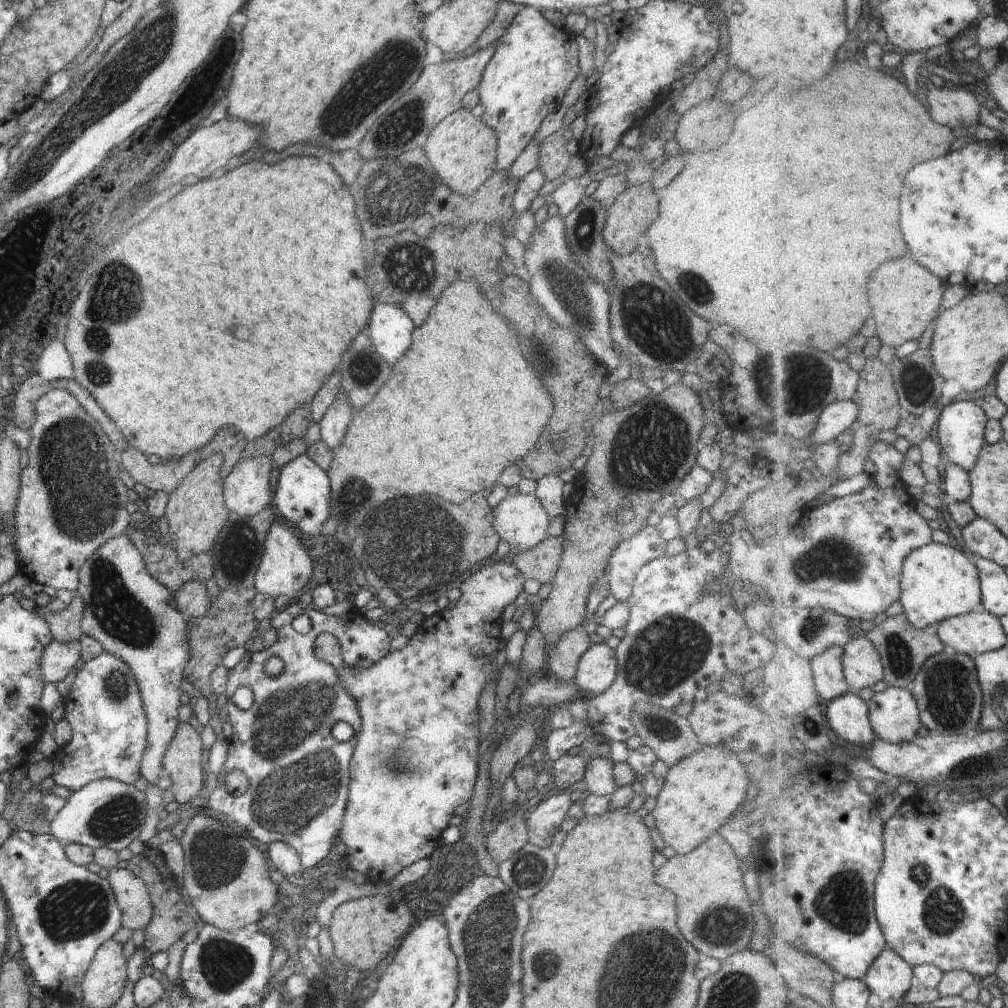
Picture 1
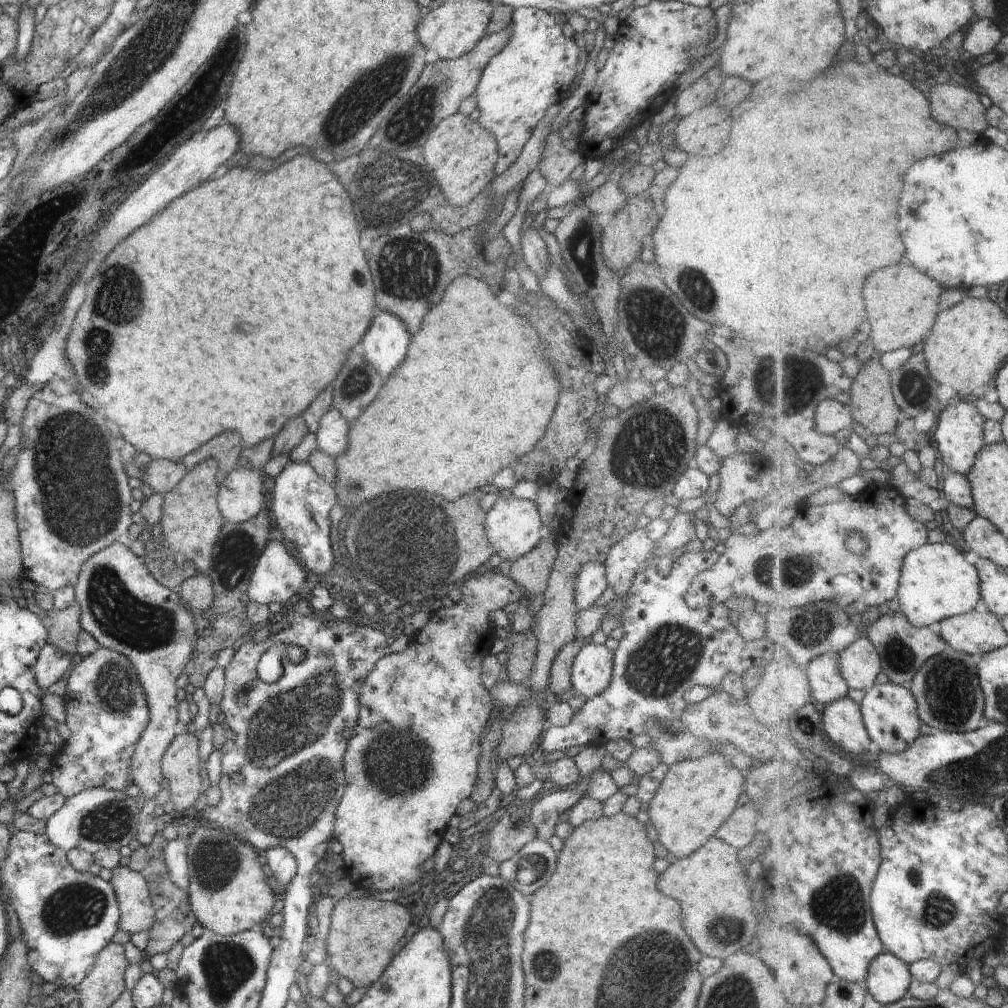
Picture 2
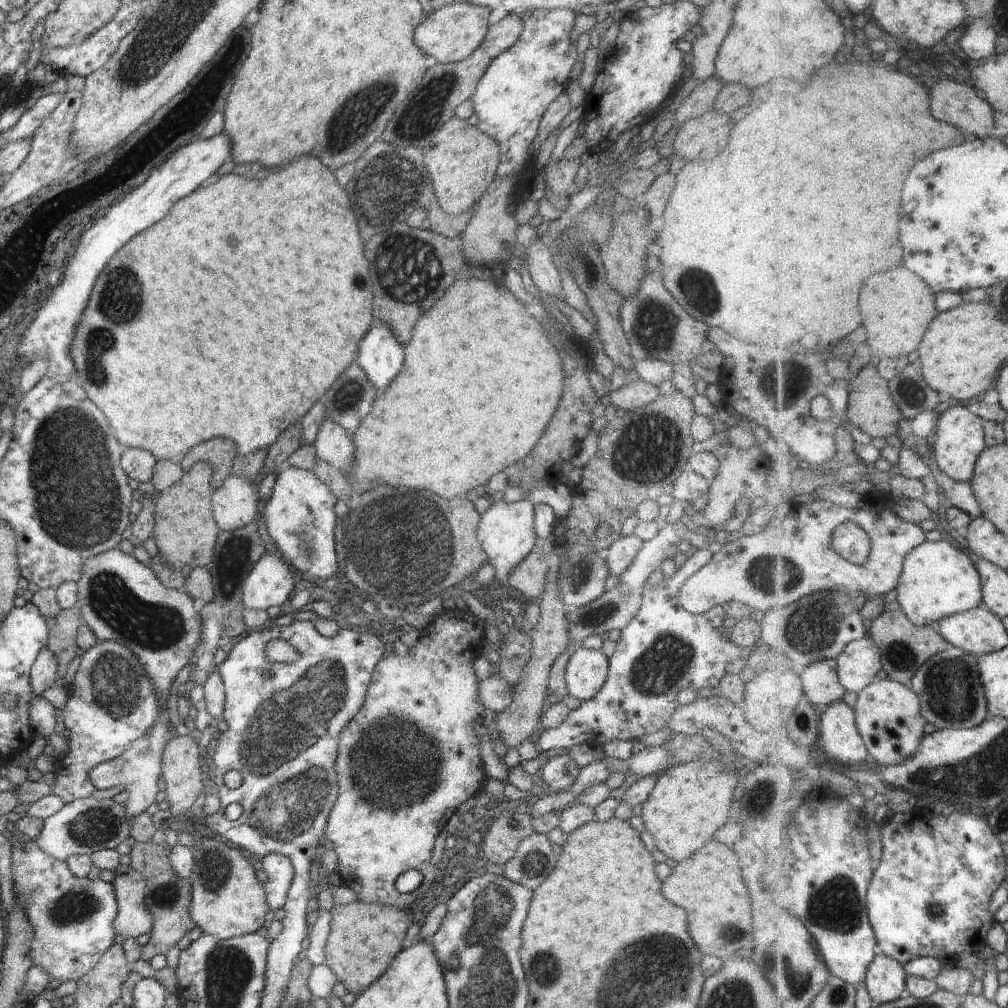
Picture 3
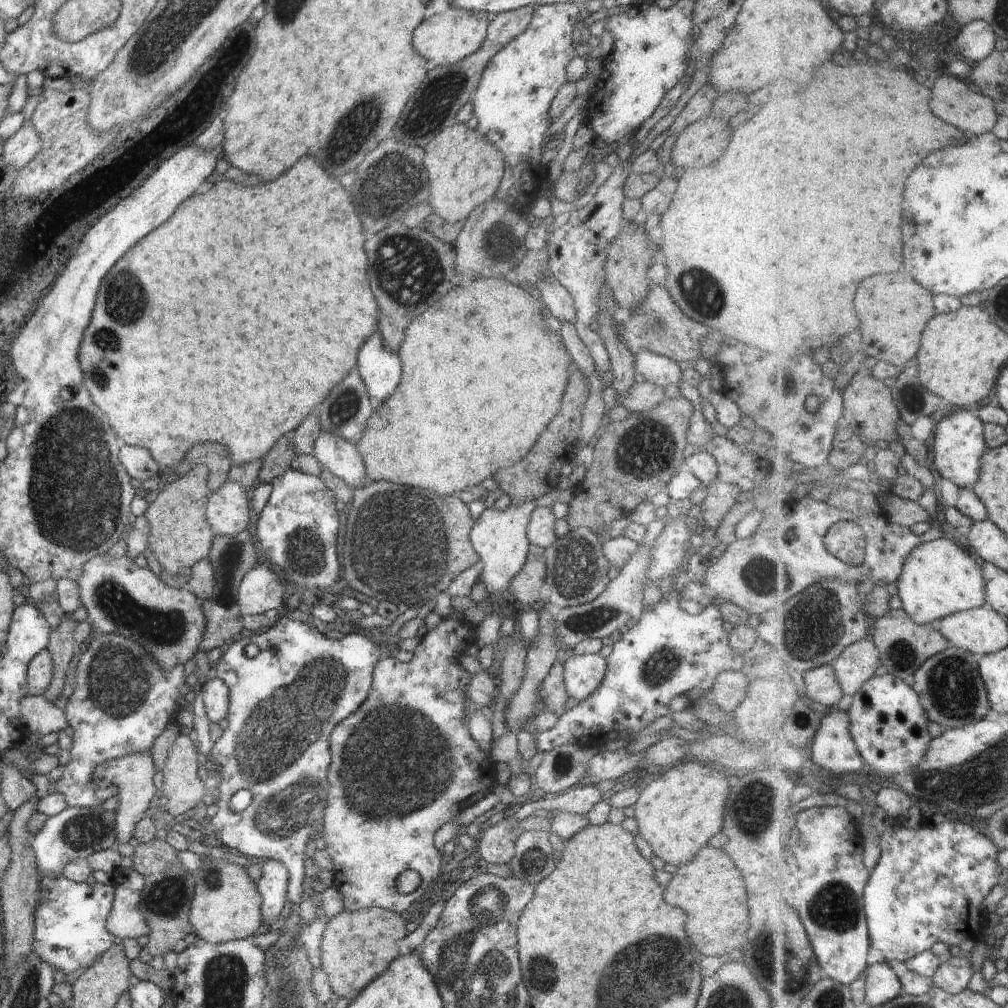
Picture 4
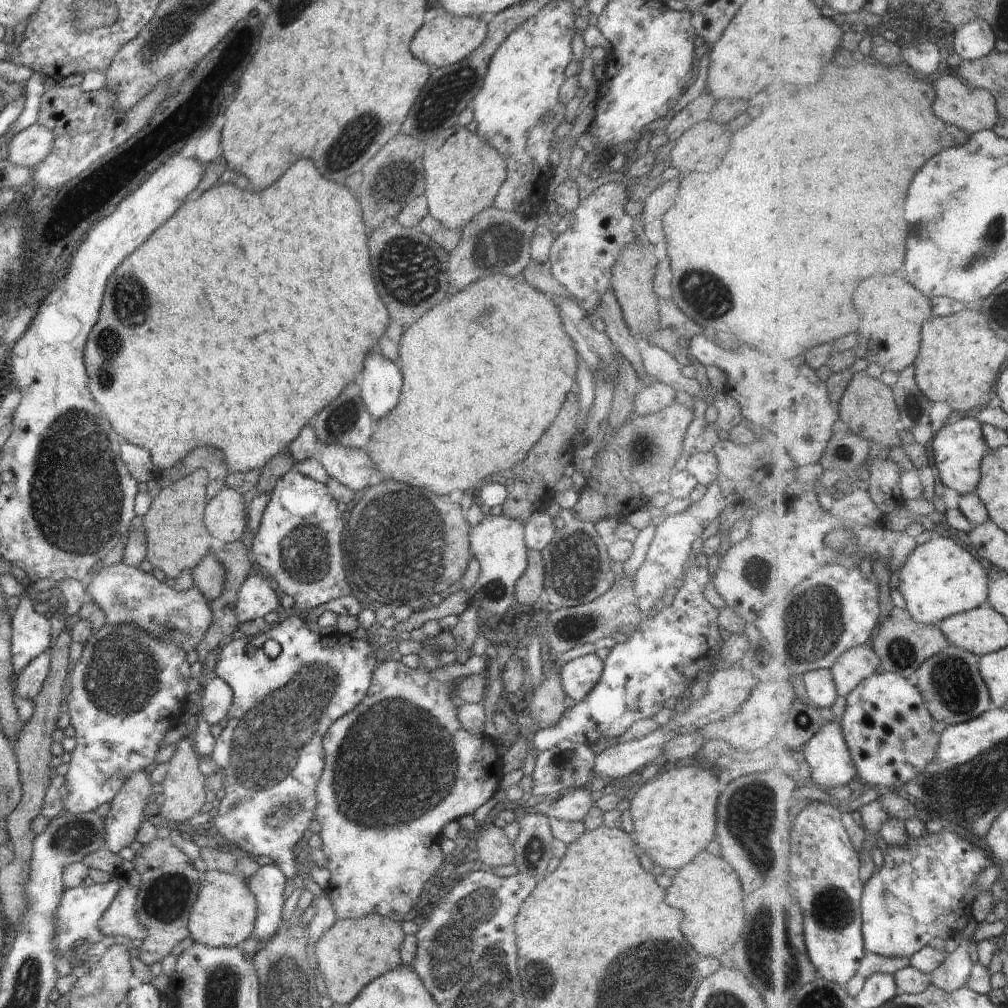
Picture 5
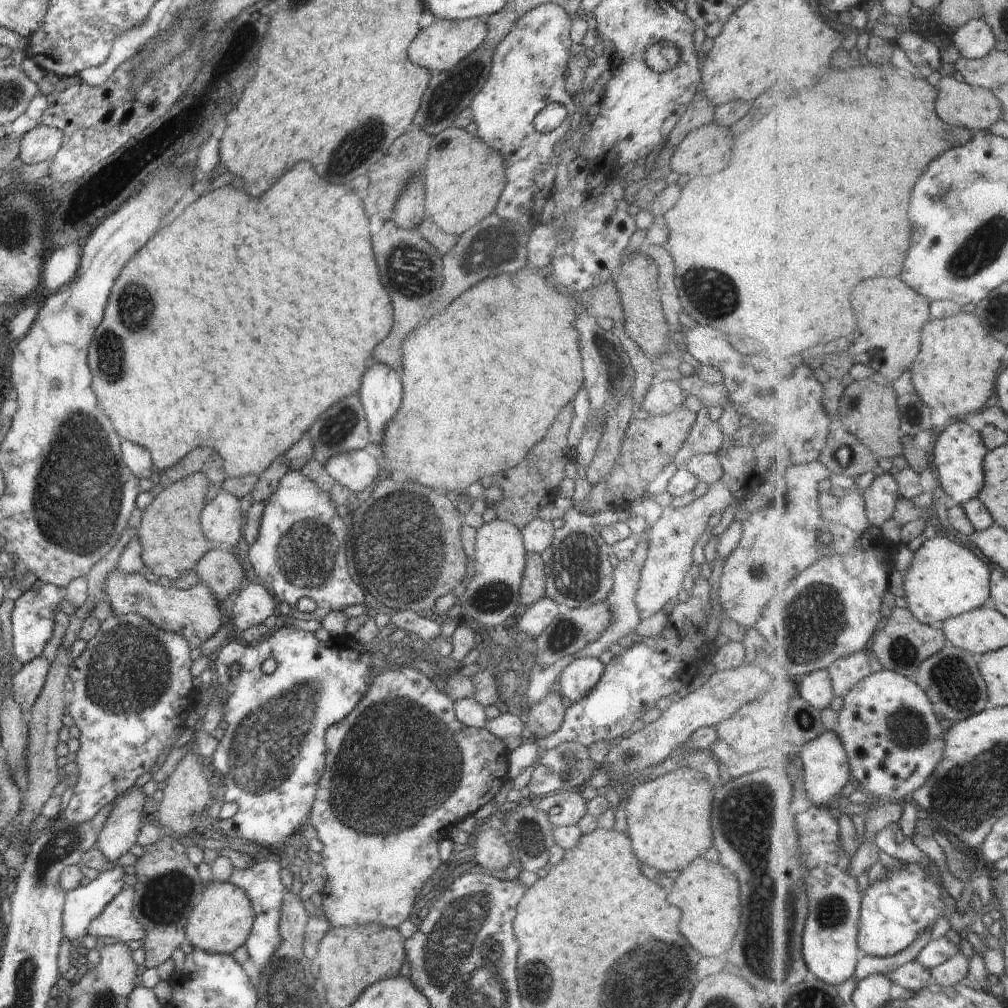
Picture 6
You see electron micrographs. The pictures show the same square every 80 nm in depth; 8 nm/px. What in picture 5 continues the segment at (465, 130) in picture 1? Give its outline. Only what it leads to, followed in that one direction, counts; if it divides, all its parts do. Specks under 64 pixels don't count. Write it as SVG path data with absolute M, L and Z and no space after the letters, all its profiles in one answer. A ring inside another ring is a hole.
M456 124L441 130L436 138L428 139L425 150L424 195L429 214L443 227L462 229L481 210L495 204L496 195L507 177L507 162L476 132Z

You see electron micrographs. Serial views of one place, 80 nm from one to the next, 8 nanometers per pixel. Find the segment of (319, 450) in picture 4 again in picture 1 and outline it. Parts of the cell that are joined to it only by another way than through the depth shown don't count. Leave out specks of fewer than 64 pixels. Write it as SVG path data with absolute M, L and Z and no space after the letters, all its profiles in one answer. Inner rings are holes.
M340 392L319 422L320 439L330 450L336 450L352 421L352 406L346 394Z

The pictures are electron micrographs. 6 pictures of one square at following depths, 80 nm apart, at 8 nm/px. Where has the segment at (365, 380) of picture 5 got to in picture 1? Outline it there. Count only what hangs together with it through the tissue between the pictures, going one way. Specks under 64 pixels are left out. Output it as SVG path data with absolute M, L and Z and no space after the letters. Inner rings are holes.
M378 303L372 310L368 336L376 354L390 366L409 351L414 330L410 316L400 306Z

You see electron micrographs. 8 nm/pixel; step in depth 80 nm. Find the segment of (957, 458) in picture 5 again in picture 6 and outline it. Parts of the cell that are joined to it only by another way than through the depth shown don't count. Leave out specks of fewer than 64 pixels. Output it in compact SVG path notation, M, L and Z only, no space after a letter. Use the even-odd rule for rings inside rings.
M957 421L940 434L933 451L935 464L940 472L941 484L954 500L964 504L980 496L987 484L985 461L990 452L980 431L966 421Z

